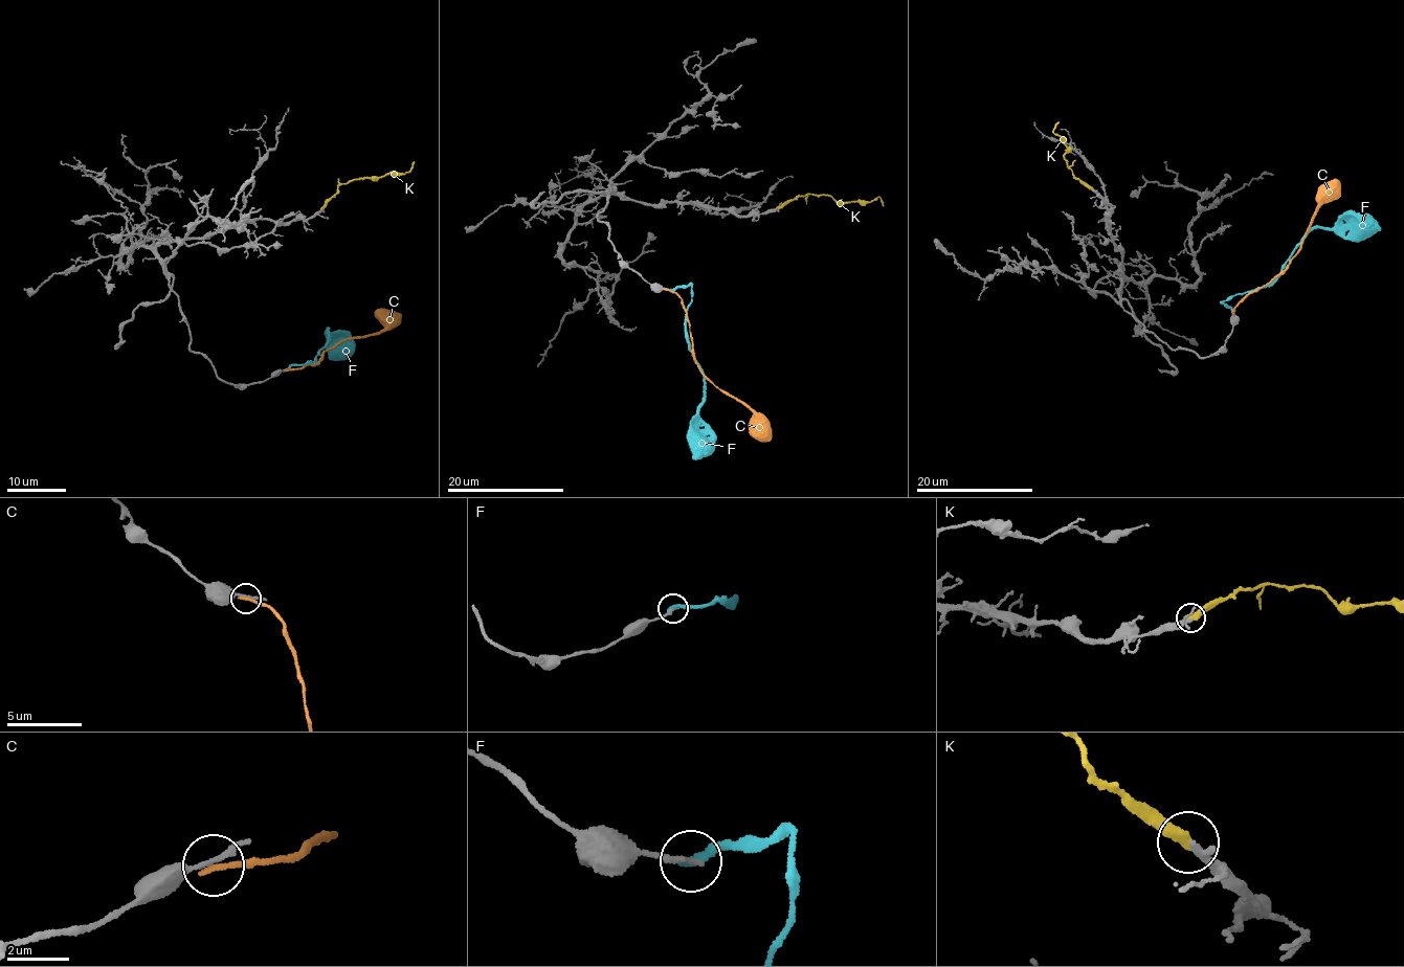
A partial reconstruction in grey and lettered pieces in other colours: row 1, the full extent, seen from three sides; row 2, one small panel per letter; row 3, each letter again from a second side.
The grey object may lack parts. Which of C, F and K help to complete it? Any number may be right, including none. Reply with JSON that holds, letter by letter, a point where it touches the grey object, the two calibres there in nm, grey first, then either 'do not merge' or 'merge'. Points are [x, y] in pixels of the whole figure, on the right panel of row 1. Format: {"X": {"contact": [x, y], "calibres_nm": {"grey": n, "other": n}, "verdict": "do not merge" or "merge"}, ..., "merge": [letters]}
{"C": {"contact": [1233, 313], "calibres_nm": {"grey": 170, "other": 200}, "verdict": "do not merge"}, "F": {"contact": [1231, 308], "calibres_nm": {"grey": 200, "other": 280}, "verdict": "do not merge"}, "K": {"contact": [1092, 189], "calibres_nm": {"grey": 240, "other": 400}, "verdict": "merge"}, "merge": ["K"]}

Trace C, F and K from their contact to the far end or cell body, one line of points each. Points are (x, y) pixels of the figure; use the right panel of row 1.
C: (1233, 313), (1237, 305), (1276, 277), (1295, 255), (1336, 178)
F: (1230, 309), (1224, 300), (1268, 286), (1304, 235), (1315, 228), (1374, 224), (1380, 229)
K: (1091, 188), (1078, 179), (1063, 158), (1067, 147), (1055, 134), (1054, 126), (1059, 121)

